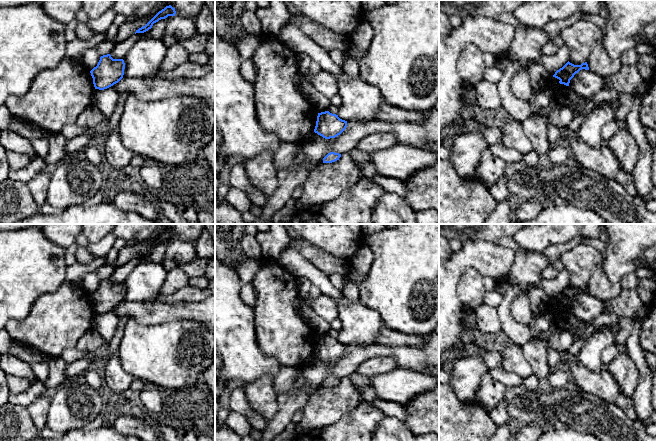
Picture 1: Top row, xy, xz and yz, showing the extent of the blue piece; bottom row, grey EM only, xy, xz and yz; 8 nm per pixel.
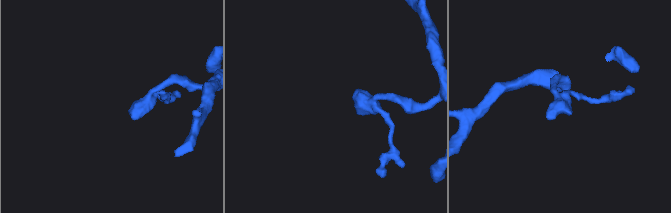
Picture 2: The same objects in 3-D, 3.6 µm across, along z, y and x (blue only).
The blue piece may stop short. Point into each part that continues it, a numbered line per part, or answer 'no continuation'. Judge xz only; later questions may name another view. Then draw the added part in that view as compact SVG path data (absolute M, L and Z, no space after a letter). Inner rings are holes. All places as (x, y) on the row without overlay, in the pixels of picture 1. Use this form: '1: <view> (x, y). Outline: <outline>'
no continuation

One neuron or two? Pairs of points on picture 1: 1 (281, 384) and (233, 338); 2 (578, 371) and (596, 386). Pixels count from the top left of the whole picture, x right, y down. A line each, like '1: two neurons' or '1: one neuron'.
1: two neurons
2: one neuron

